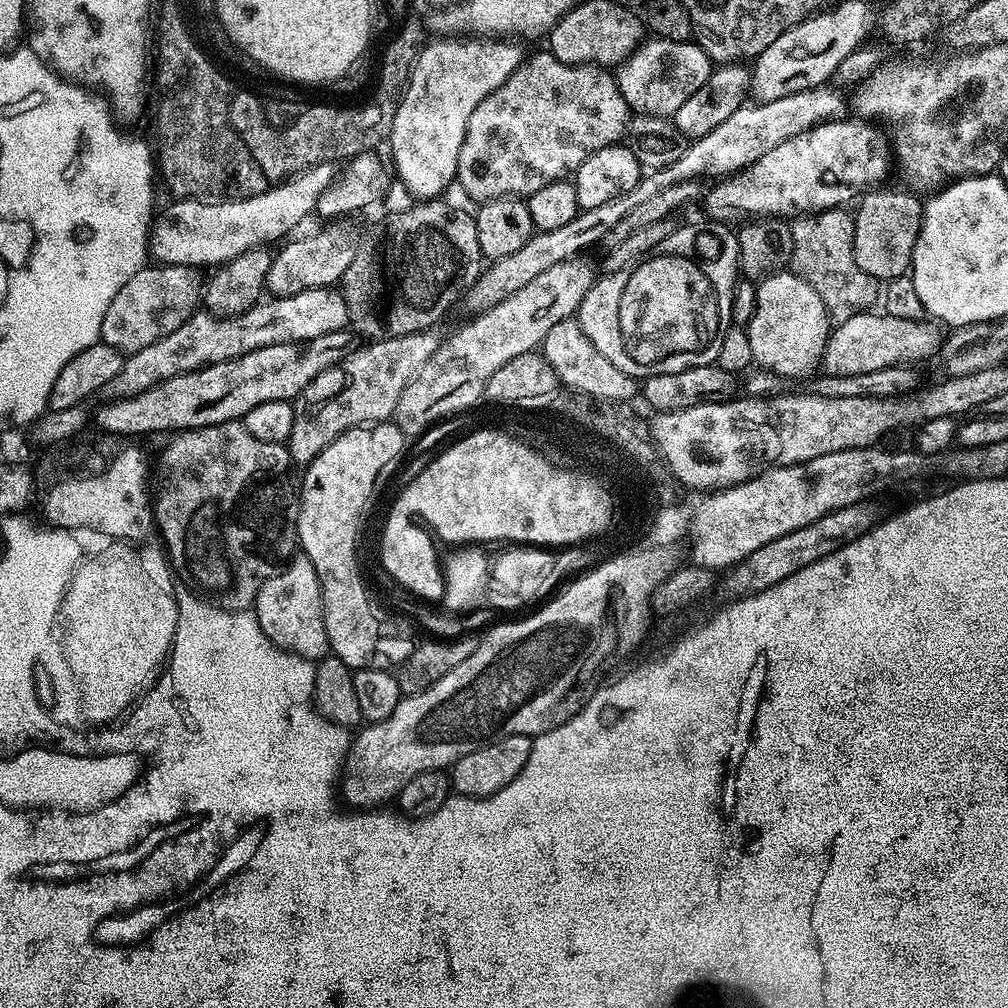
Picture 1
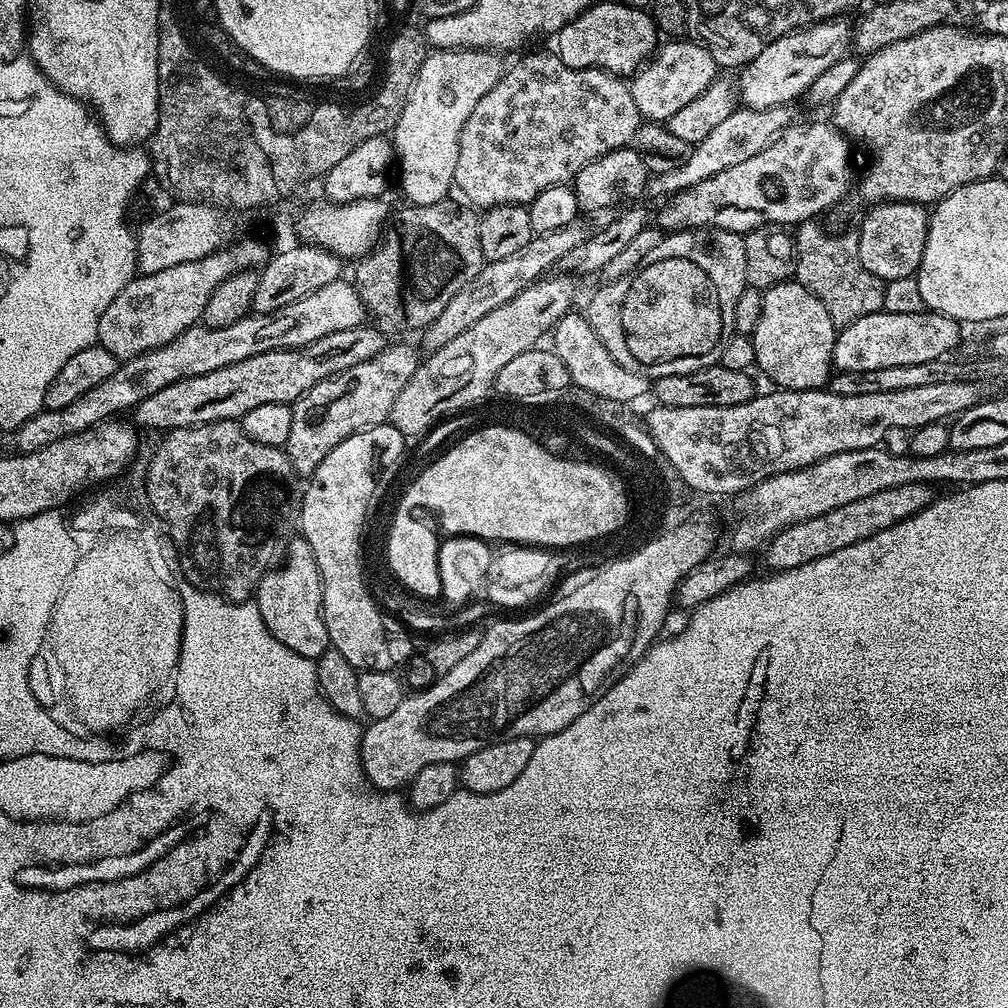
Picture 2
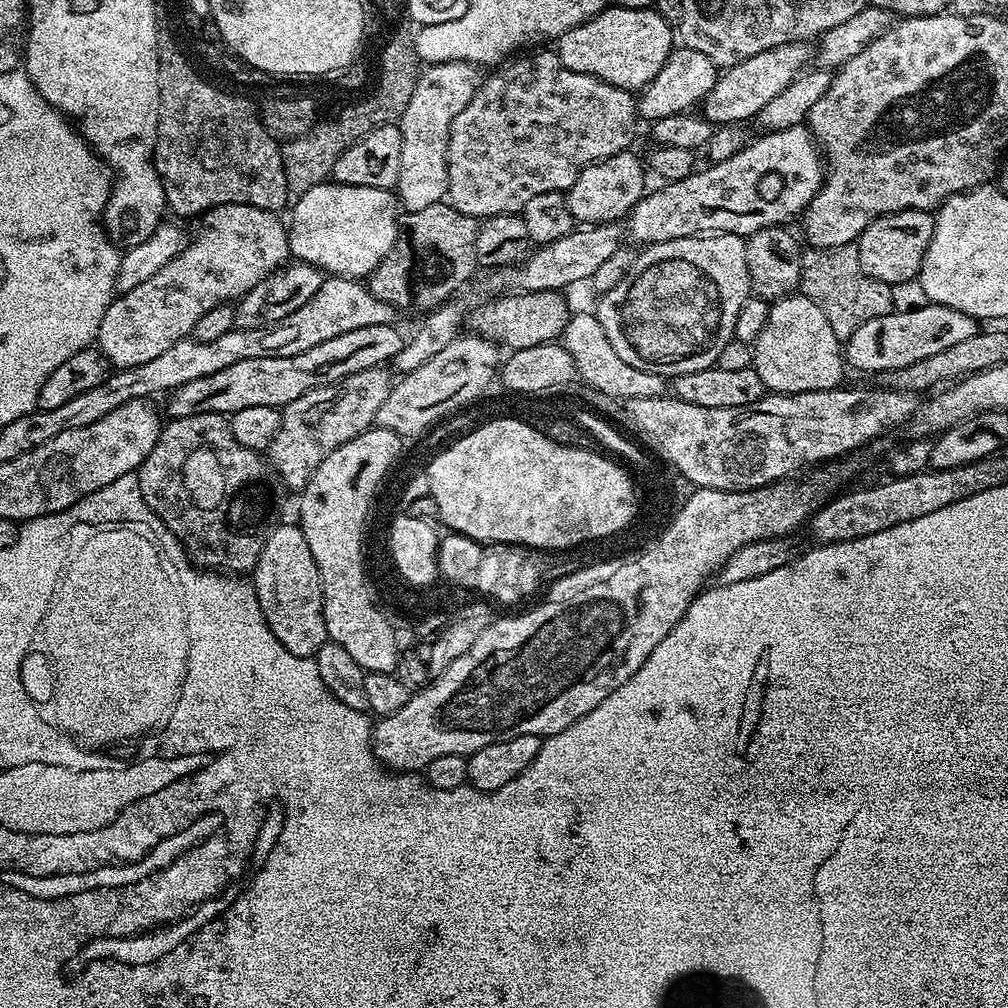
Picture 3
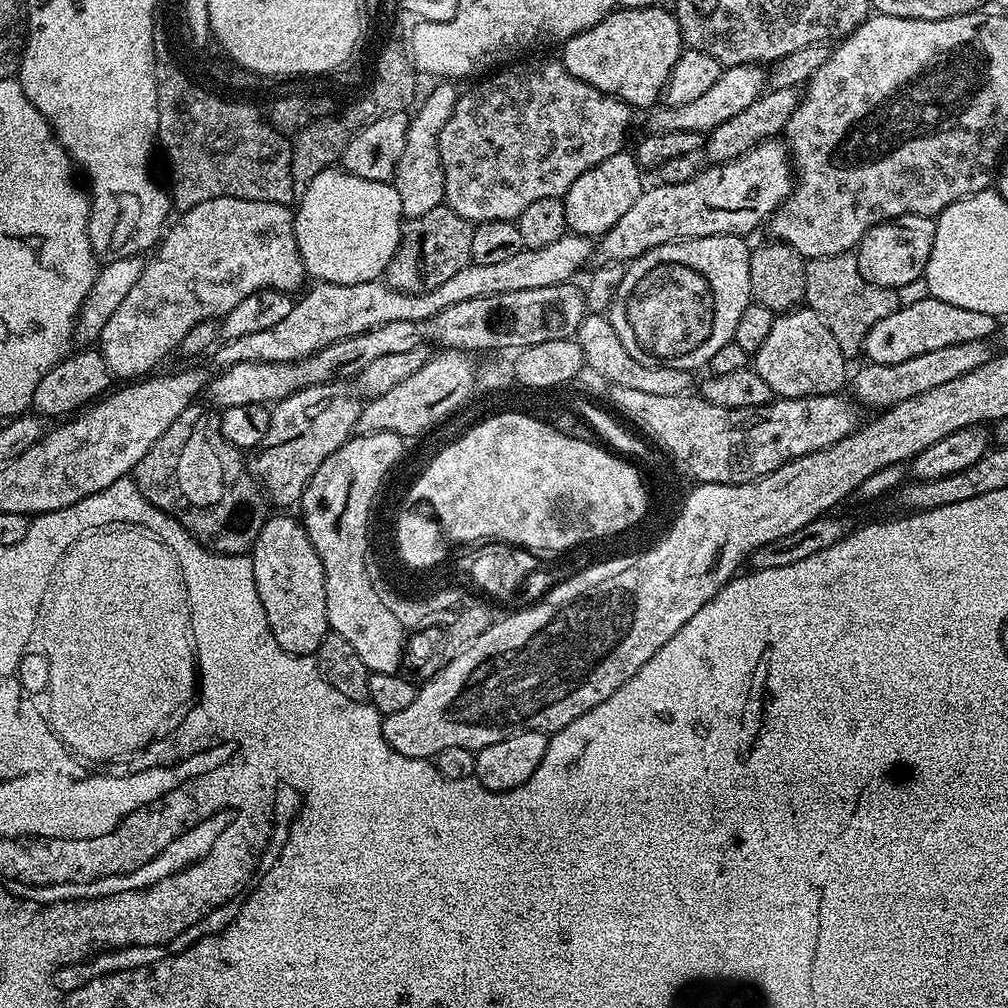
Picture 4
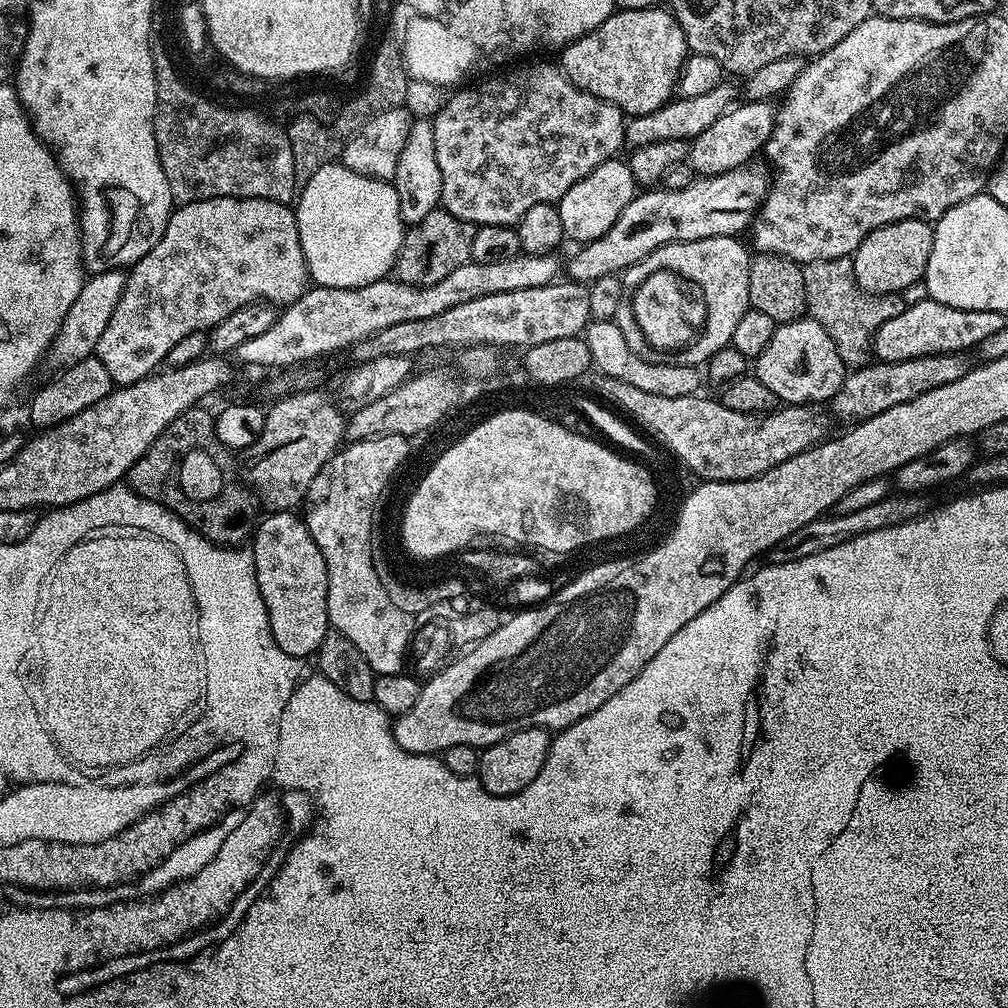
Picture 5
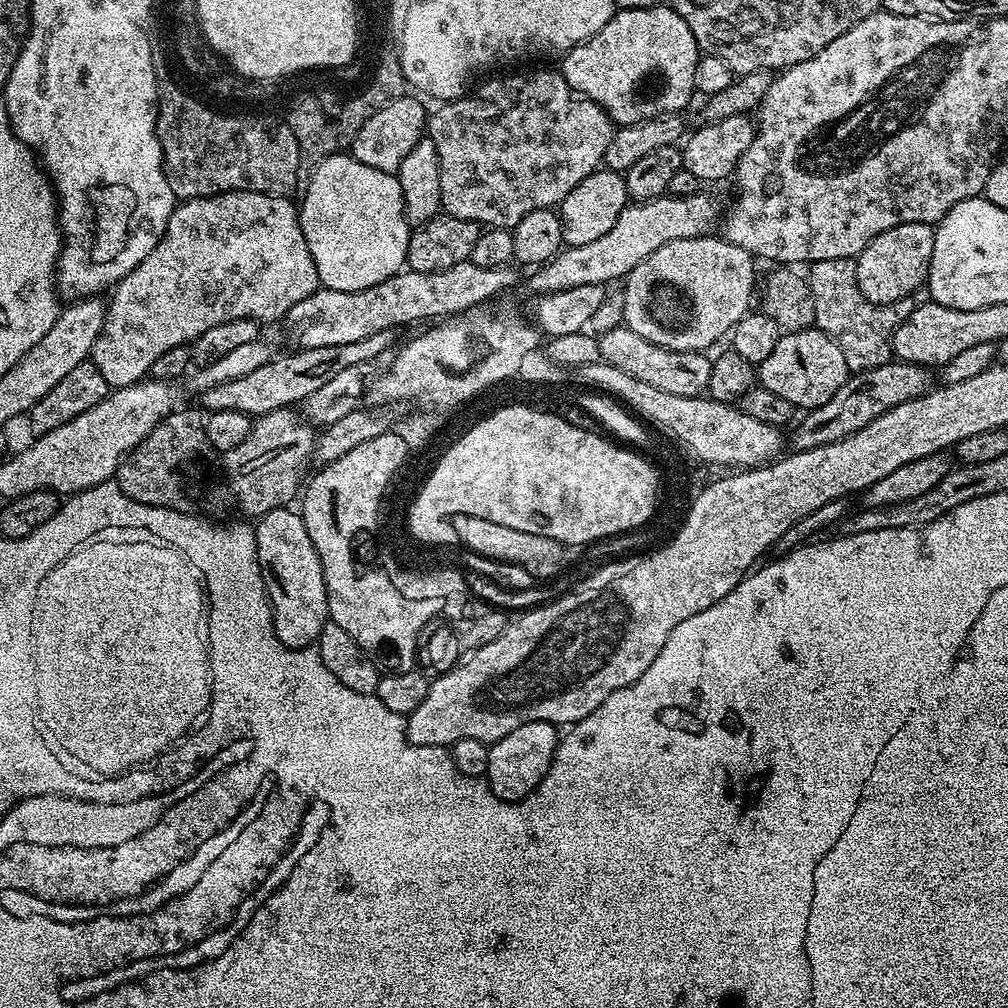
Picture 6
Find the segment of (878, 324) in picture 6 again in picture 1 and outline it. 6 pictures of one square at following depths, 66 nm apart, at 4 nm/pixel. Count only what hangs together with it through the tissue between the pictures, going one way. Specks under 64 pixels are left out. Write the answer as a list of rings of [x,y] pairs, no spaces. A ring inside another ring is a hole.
[[[847,207],[826,208],[822,212],[800,214],[791,221],[792,226],[792,258],[791,267],[814,290],[818,290],[818,298],[822,298],[822,306],[826,306],[828,319],[833,325],[846,322],[846,318],[854,318],[854,314],[867,312],[872,304],[881,299],[881,281],[874,279],[858,262],[854,262],[854,222],[855,215]]]

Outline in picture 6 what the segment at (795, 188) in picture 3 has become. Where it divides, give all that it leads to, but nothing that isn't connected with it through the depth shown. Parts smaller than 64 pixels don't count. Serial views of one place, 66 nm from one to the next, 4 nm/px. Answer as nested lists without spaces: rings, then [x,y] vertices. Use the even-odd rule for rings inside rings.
[[[665,194],[659,196],[657,200],[629,203],[628,207],[622,210],[622,214],[618,214],[618,222],[614,222],[614,226],[610,226],[609,232],[602,234],[602,238],[596,239],[595,242],[586,242],[586,246],[565,247],[553,260],[548,260],[545,264],[539,265],[533,271],[536,273],[529,278],[528,284],[533,288],[533,293],[543,294],[558,290],[570,290],[570,286],[590,286],[591,284],[608,286],[612,284],[610,283],[611,280],[623,281],[635,270],[638,262],[650,258],[650,254],[654,254],[654,250],[666,246],[666,242],[711,233],[715,229],[712,227],[715,224],[717,227],[721,216],[722,208],[720,212],[715,198],[707,196],[707,194],[698,196],[669,196]]]

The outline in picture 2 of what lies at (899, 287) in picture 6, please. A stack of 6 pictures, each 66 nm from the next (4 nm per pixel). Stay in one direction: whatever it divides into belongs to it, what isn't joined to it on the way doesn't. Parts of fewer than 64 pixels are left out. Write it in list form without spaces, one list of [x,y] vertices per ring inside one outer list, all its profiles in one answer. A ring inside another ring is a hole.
[[[890,200],[883,204],[873,204],[867,210],[869,212],[865,214],[864,221],[858,225],[858,258],[862,266],[885,282],[907,276],[915,277],[920,270],[920,259],[929,233],[929,209],[922,204]]]

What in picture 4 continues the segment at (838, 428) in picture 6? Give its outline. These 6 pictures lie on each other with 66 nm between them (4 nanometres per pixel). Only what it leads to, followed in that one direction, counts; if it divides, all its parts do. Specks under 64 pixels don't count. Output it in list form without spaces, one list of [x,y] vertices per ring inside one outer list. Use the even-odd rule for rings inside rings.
[[[975,340],[974,342],[962,342],[958,346],[942,346],[939,350],[930,350],[930,354],[918,354],[914,358],[906,358],[906,362],[897,364],[874,364],[865,363],[865,368],[860,368],[856,372],[856,377],[851,377],[851,395],[857,405],[865,404],[868,408],[883,410],[893,408],[895,404],[906,402],[910,398],[918,398],[918,394],[926,394],[938,386],[946,386],[946,382],[954,382],[954,378],[962,378],[962,374],[970,374],[970,370],[978,370],[986,362],[990,362],[994,355],[994,348],[988,340]]]

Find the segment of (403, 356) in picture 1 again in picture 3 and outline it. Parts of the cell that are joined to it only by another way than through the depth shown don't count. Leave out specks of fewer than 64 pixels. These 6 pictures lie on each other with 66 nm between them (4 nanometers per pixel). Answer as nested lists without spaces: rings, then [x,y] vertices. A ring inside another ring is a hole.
[[[384,366],[358,370],[358,374],[350,374],[333,384],[311,388],[309,392],[302,394],[302,398],[290,402],[282,409],[278,434],[274,434],[274,442],[270,442],[266,450],[266,459],[284,481],[285,489],[303,490],[308,485],[308,479],[314,474],[314,470],[318,470],[318,466],[326,462],[326,458],[330,458],[334,450],[338,450],[338,446],[350,442],[355,436],[362,435],[375,425],[378,409],[382,406],[382,402],[386,402],[386,394],[390,394],[394,383],[393,377],[388,377],[388,370]]]

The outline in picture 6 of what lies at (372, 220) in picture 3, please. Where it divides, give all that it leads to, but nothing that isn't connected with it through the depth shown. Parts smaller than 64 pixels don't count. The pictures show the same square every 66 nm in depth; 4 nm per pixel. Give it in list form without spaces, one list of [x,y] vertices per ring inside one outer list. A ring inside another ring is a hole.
[[[351,154],[324,156],[308,180],[304,201],[299,201],[300,225],[306,234],[306,246],[310,246],[310,258],[318,270],[323,287],[330,290],[353,292],[378,286],[386,278],[396,275],[405,267],[408,258],[410,225],[404,217],[402,186],[395,174],[374,170],[374,166],[362,166]]]

